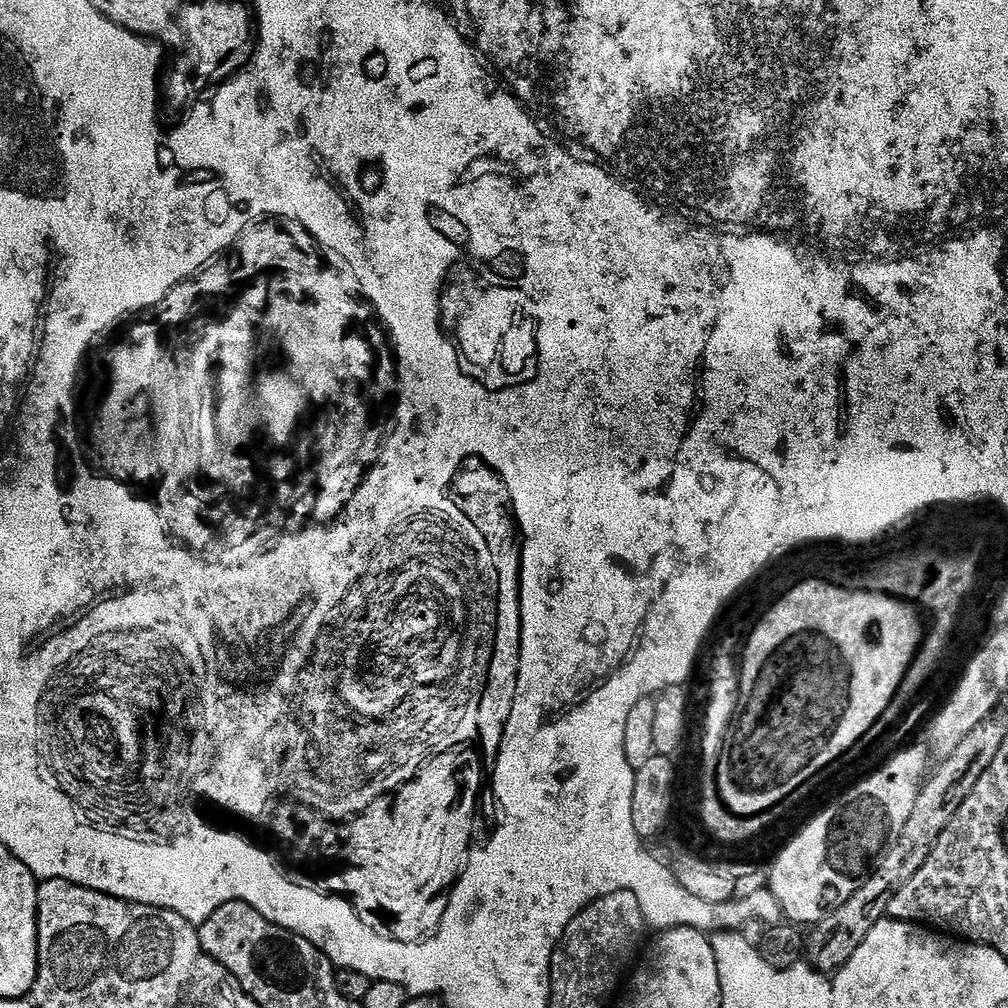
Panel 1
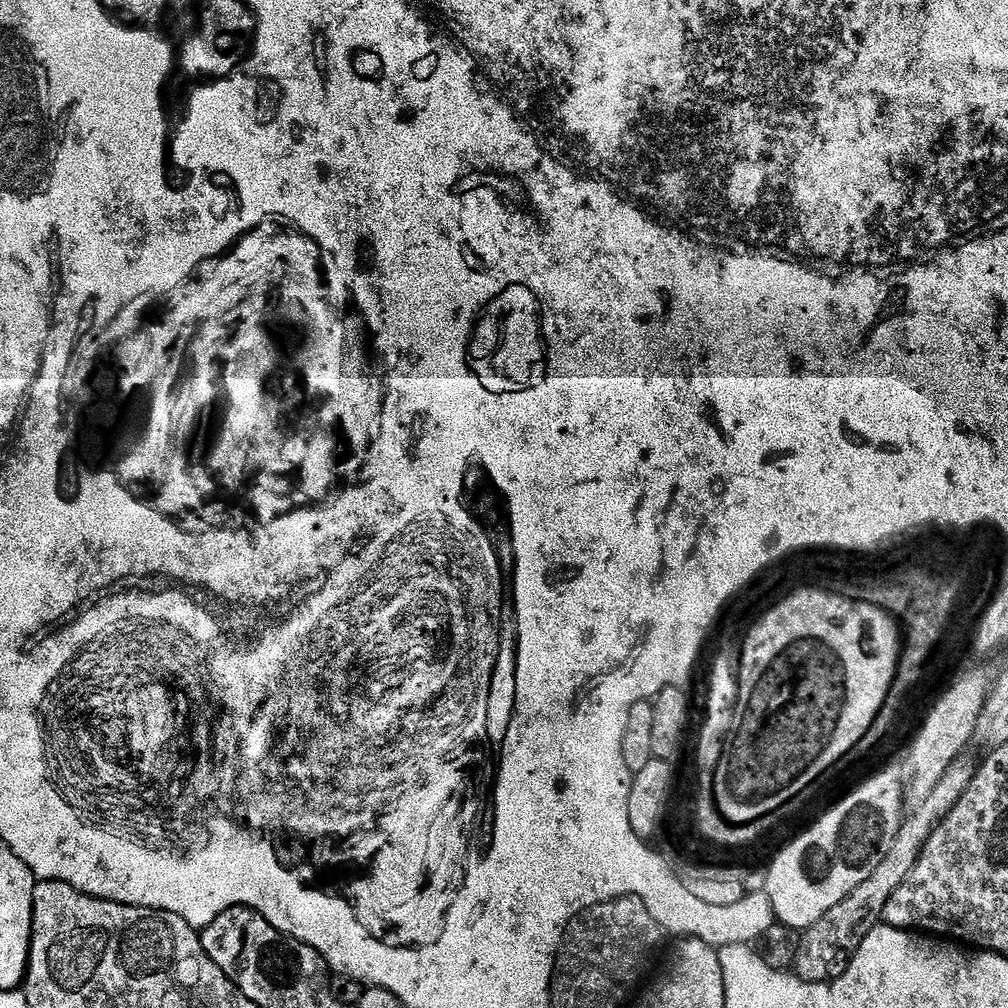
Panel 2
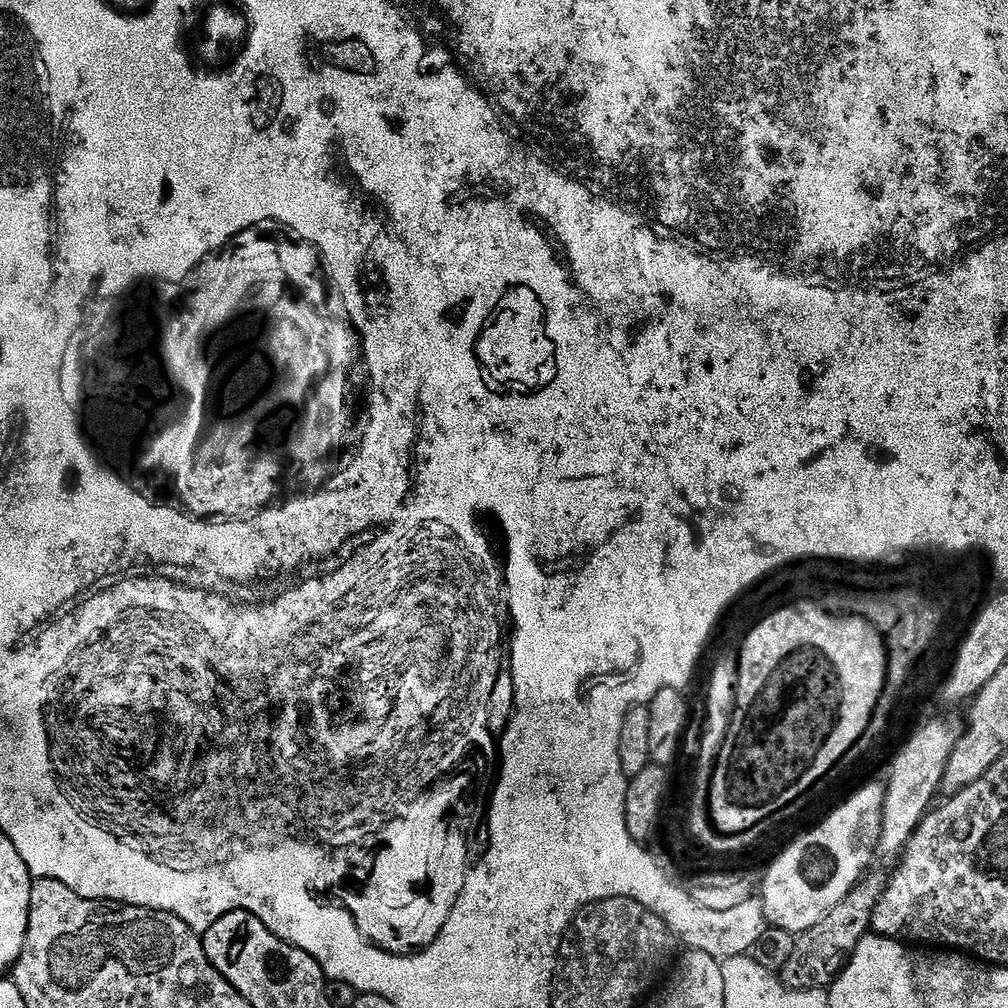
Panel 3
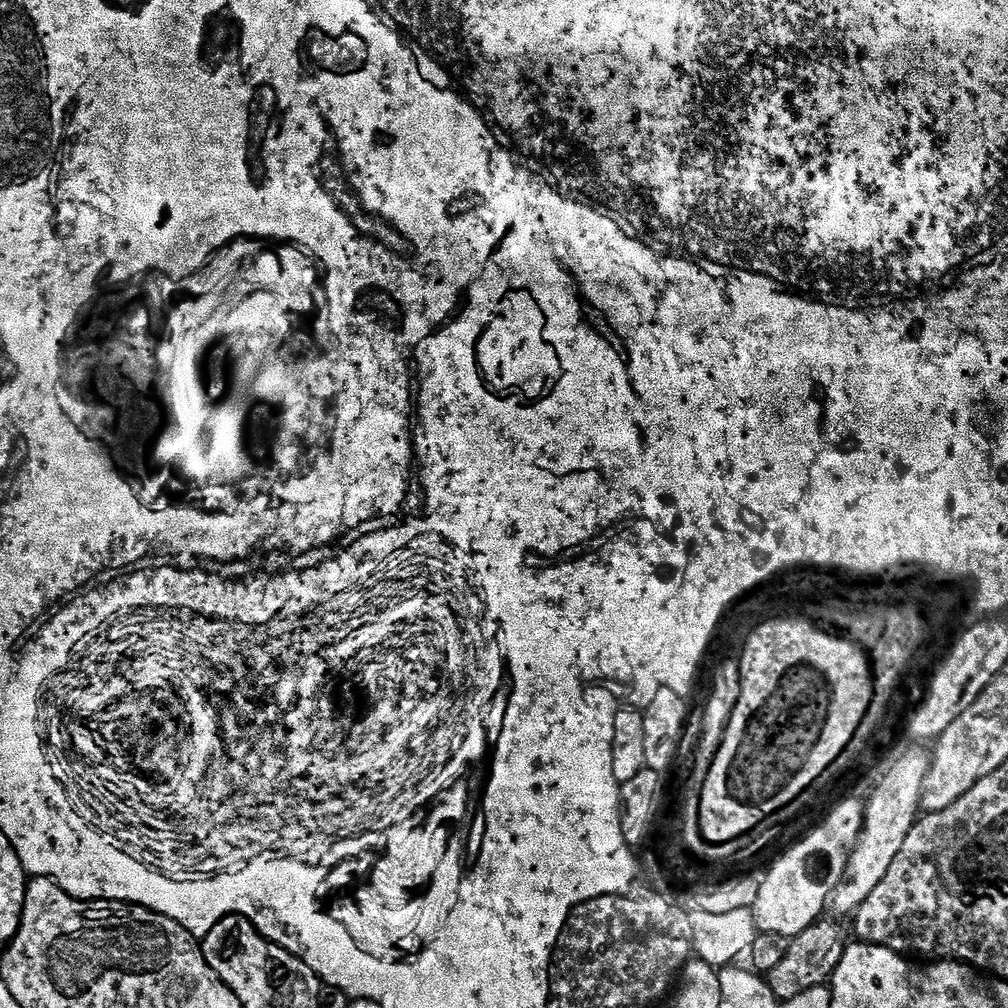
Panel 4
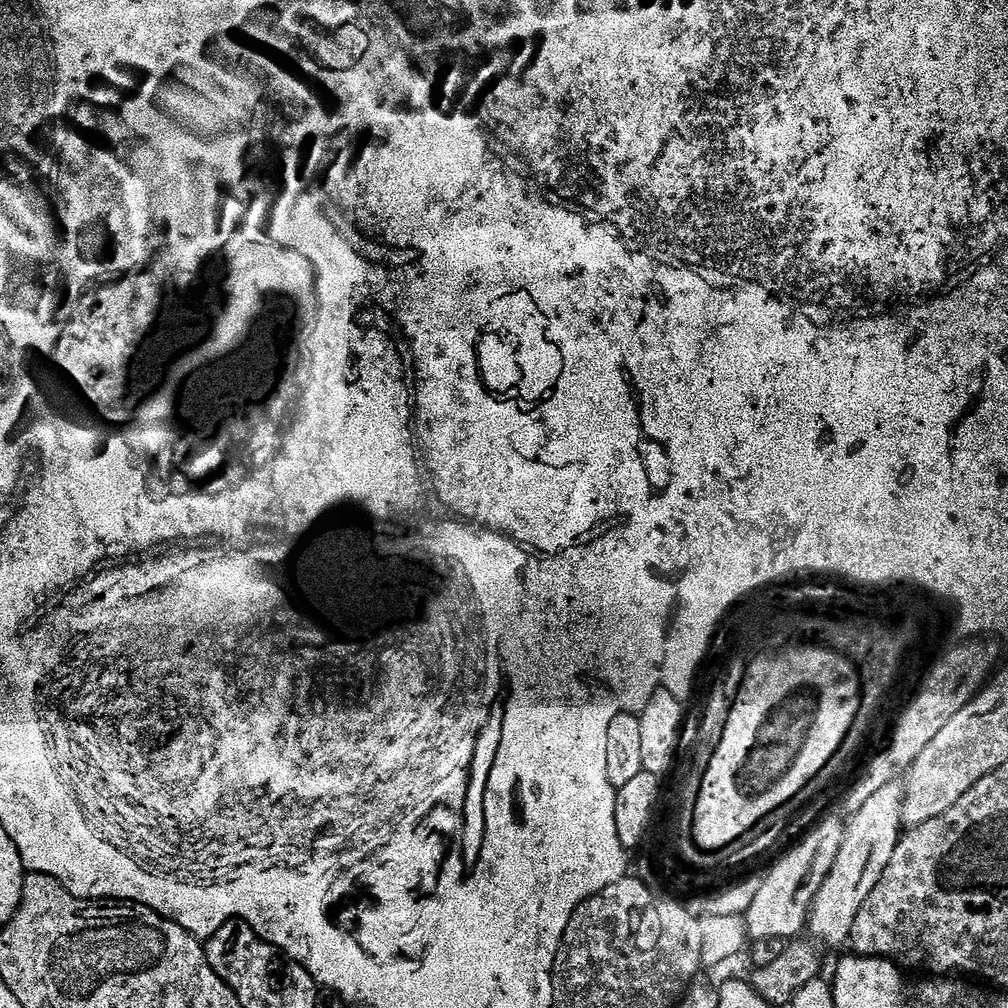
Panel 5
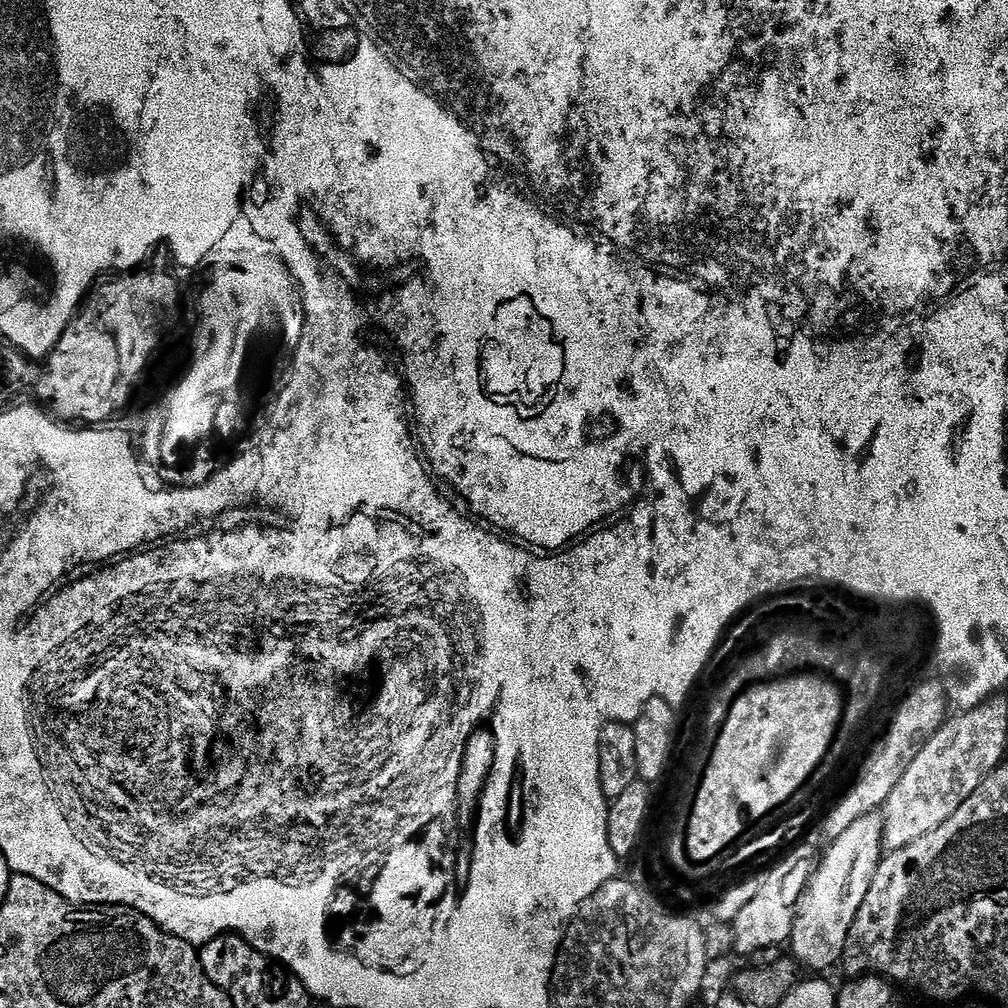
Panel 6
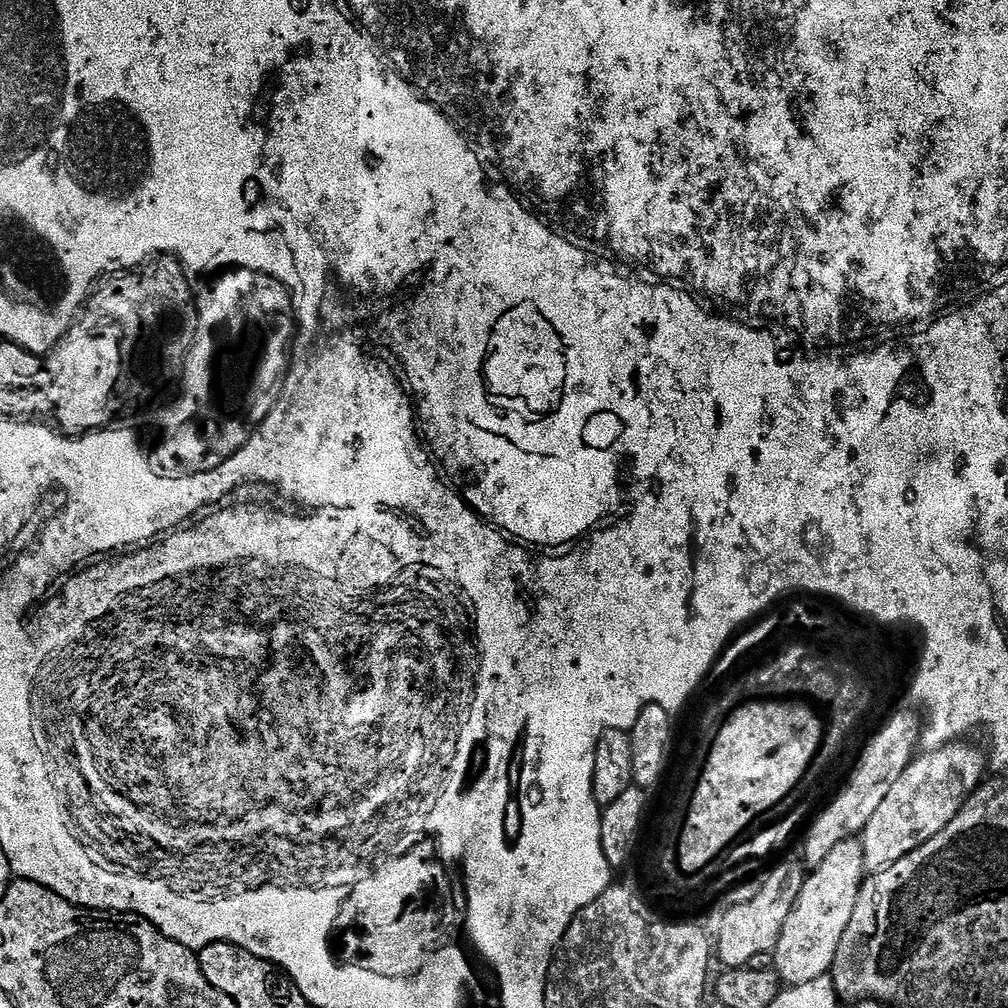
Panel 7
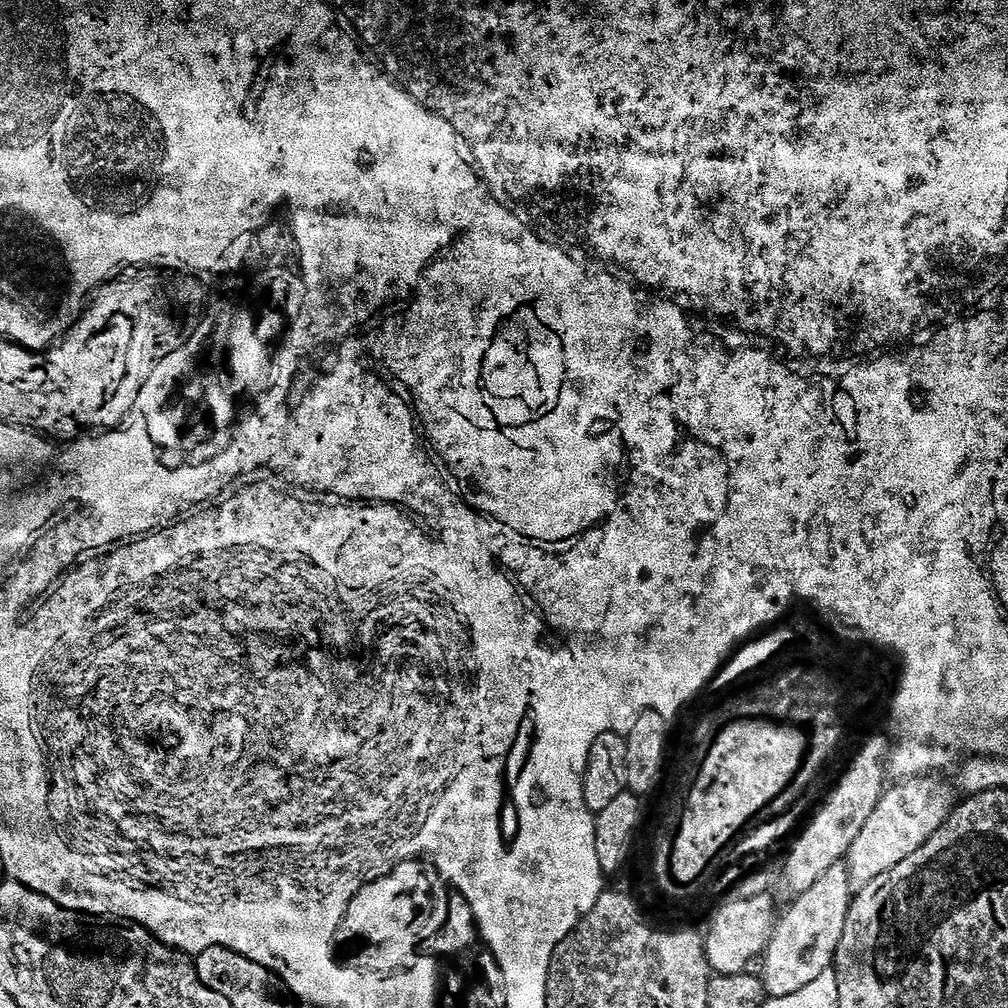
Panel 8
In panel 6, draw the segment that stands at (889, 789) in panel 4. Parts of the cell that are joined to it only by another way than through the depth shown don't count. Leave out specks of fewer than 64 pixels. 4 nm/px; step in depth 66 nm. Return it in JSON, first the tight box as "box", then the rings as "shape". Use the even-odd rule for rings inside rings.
{"box":[789,811,884,970],"shape":[[[881,811],[863,815],[840,834],[819,859],[807,890],[800,896],[789,936],[791,955],[799,965],[814,970],[828,968],[841,961],[850,926],[870,890],[870,882],[884,856],[884,818]]]}

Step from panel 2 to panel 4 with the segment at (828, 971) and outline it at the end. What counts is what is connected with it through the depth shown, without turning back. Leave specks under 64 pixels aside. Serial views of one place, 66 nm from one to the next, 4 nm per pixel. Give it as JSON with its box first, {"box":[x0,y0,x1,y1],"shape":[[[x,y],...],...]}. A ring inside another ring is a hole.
{"box":[767,918,850,1000],"shape":[[[821,918],[802,930],[802,934],[791,937],[786,956],[772,972],[767,973],[768,984],[780,1000],[798,998],[798,994],[806,990],[825,987],[838,970],[838,962],[842,962],[842,954],[848,949],[850,937],[847,930],[839,924],[839,919],[828,919]]]}

